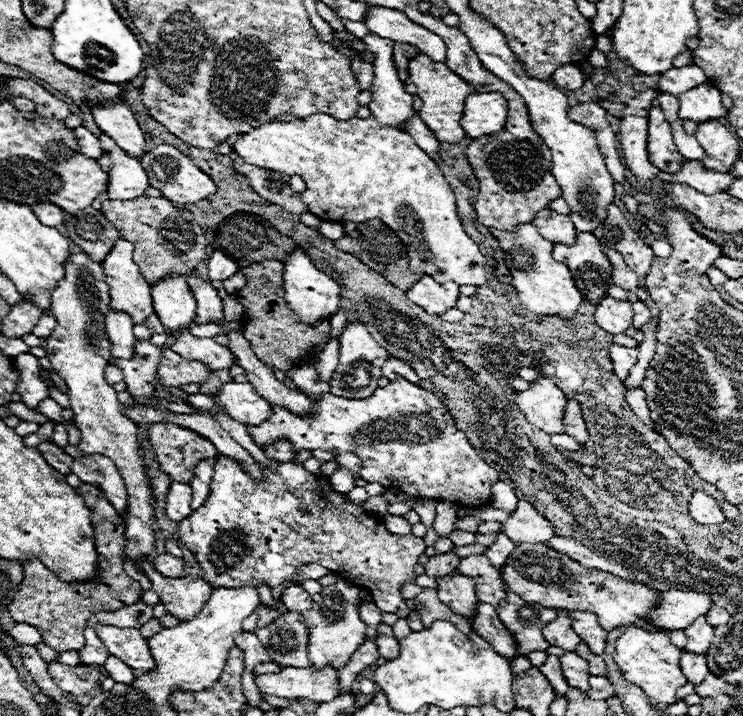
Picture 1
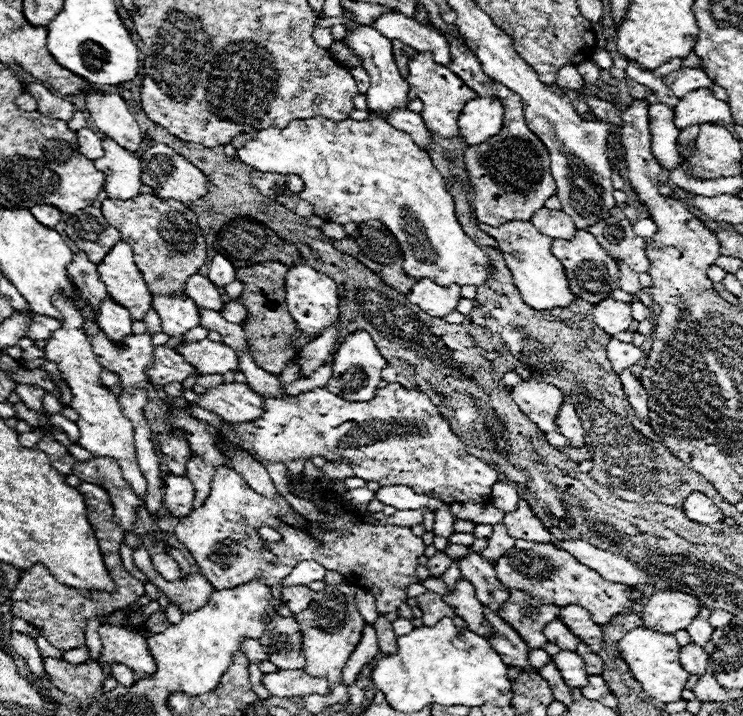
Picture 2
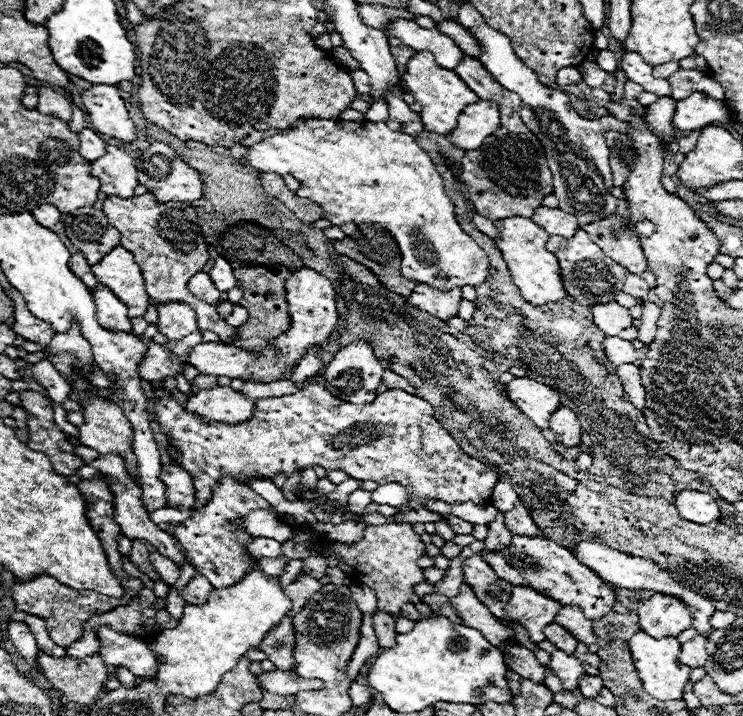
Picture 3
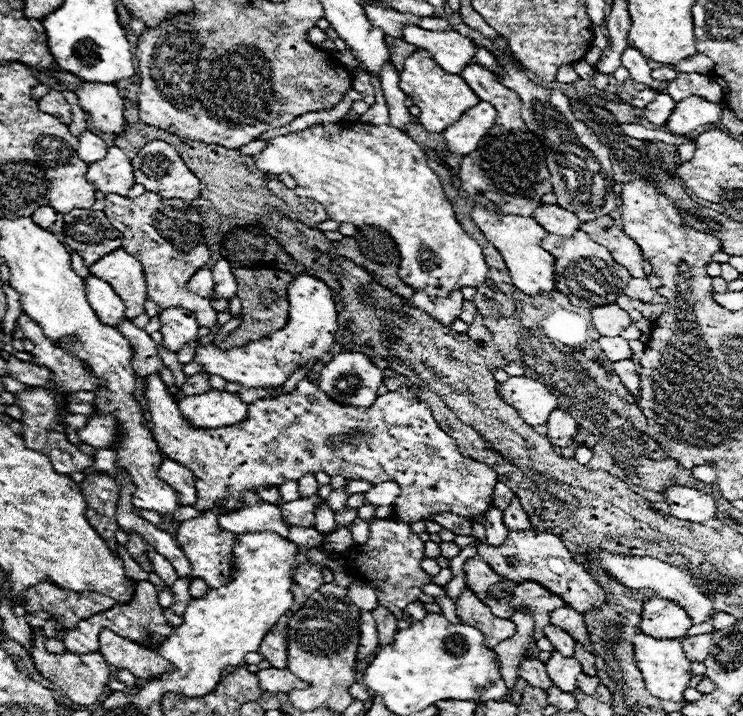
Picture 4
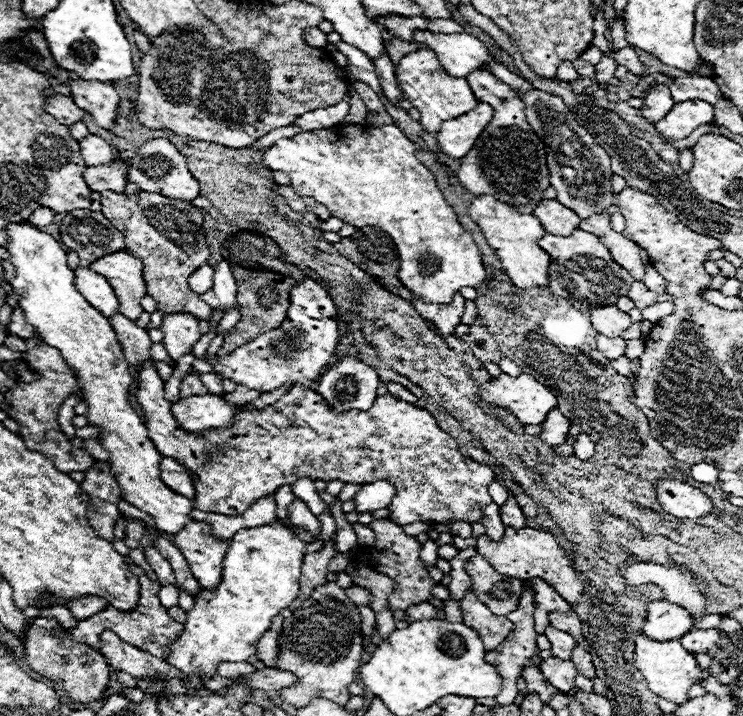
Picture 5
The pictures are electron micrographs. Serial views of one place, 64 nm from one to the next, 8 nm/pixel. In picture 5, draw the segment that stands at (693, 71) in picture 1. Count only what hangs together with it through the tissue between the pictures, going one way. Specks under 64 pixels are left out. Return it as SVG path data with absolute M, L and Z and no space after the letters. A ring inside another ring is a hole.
M690 76L690 78L676 78L670 86L672 100L686 102L686 100L704 100L708 104L716 104L722 98L722 92L718 84L714 84L710 78L702 76Z

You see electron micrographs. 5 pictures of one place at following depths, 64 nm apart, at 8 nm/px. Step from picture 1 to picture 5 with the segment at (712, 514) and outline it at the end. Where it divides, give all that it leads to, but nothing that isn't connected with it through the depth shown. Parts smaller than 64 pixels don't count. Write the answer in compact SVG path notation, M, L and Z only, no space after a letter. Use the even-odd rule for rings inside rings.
M658 480L652 484L664 512L676 518L696 518L712 512L712 500L698 488L680 480Z

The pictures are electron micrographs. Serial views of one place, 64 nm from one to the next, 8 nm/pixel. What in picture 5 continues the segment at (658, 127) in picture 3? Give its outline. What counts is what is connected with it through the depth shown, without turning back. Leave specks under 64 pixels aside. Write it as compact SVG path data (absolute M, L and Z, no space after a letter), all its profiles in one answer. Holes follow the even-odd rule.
M654 84L648 90L648 96L644 98L644 106L640 108L640 114L650 122L656 124L662 120L674 106L674 100L670 96L670 90L666 84Z

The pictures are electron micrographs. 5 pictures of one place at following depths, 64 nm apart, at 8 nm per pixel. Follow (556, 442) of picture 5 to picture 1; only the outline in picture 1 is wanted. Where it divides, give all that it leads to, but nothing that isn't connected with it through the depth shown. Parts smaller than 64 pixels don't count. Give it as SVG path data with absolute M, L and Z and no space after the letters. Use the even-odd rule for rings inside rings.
M568 400L564 408L564 428L566 428L566 434L572 436L578 444L584 444L588 440L586 424L580 412L580 404L576 400Z

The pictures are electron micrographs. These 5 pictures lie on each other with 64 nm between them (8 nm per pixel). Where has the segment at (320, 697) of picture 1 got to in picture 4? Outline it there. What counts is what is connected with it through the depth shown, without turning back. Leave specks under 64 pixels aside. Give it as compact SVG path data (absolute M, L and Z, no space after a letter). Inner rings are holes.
M266 668L266 670L256 672L256 676L258 676L258 686L266 692L288 692L292 688L304 688L306 686L290 670Z

